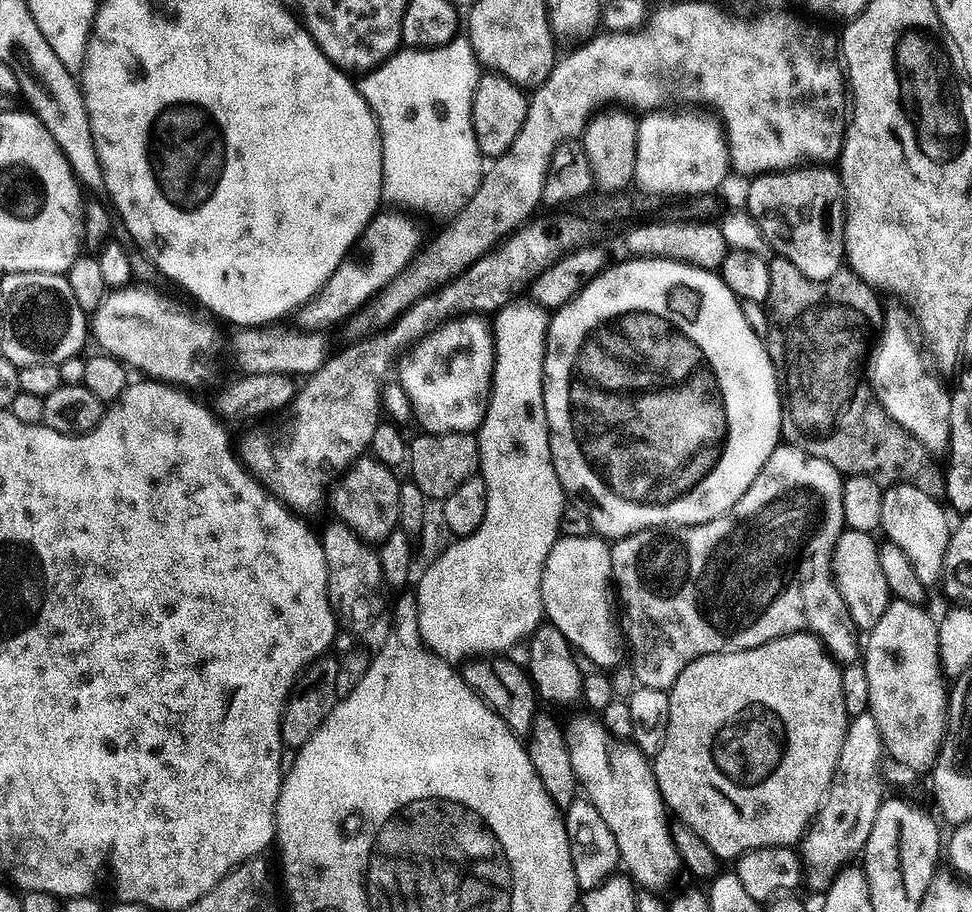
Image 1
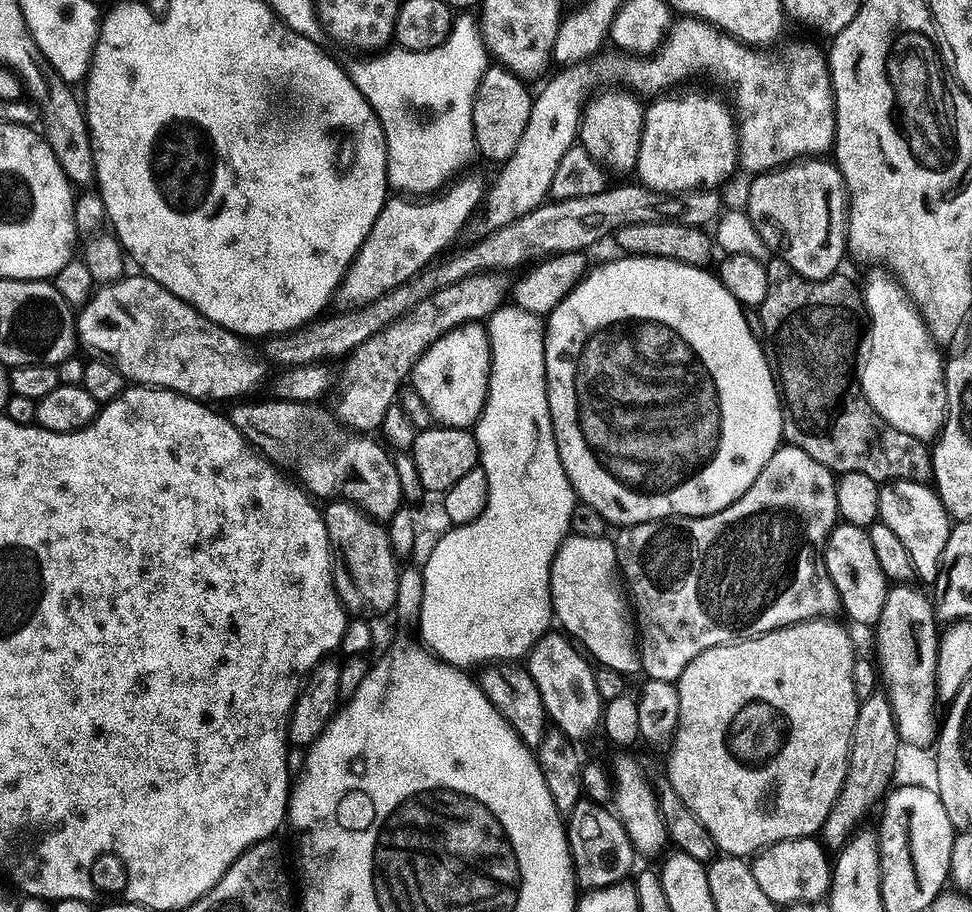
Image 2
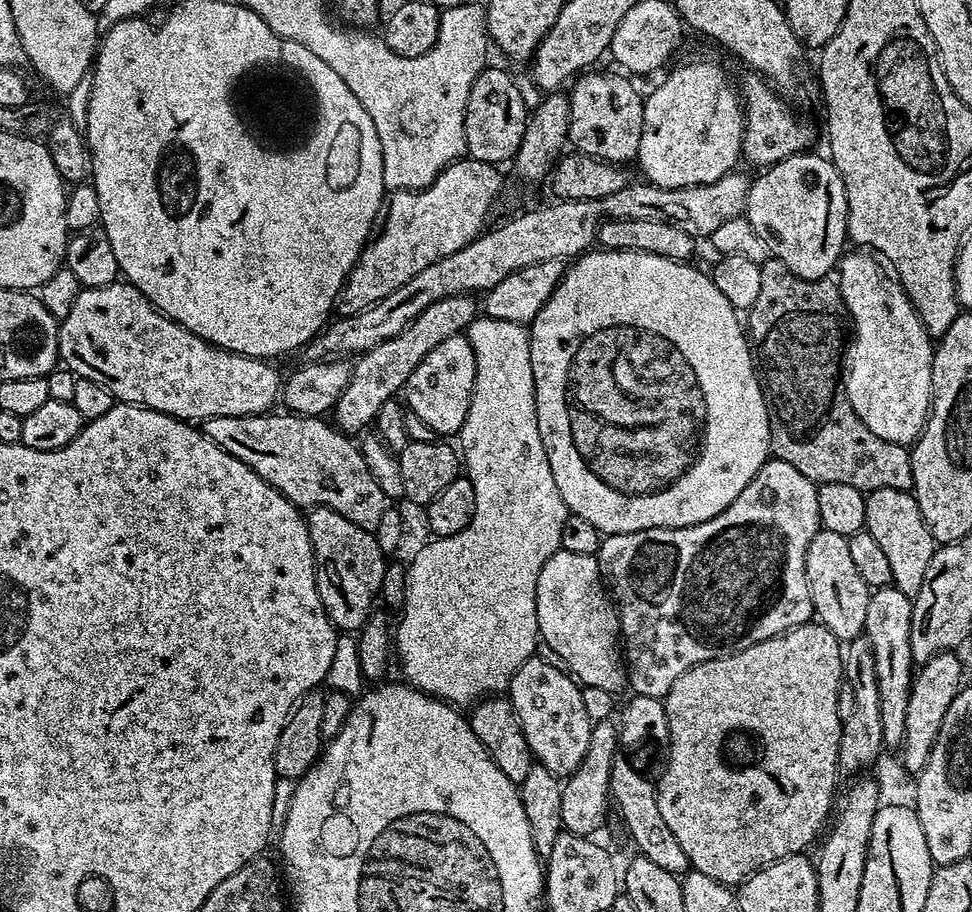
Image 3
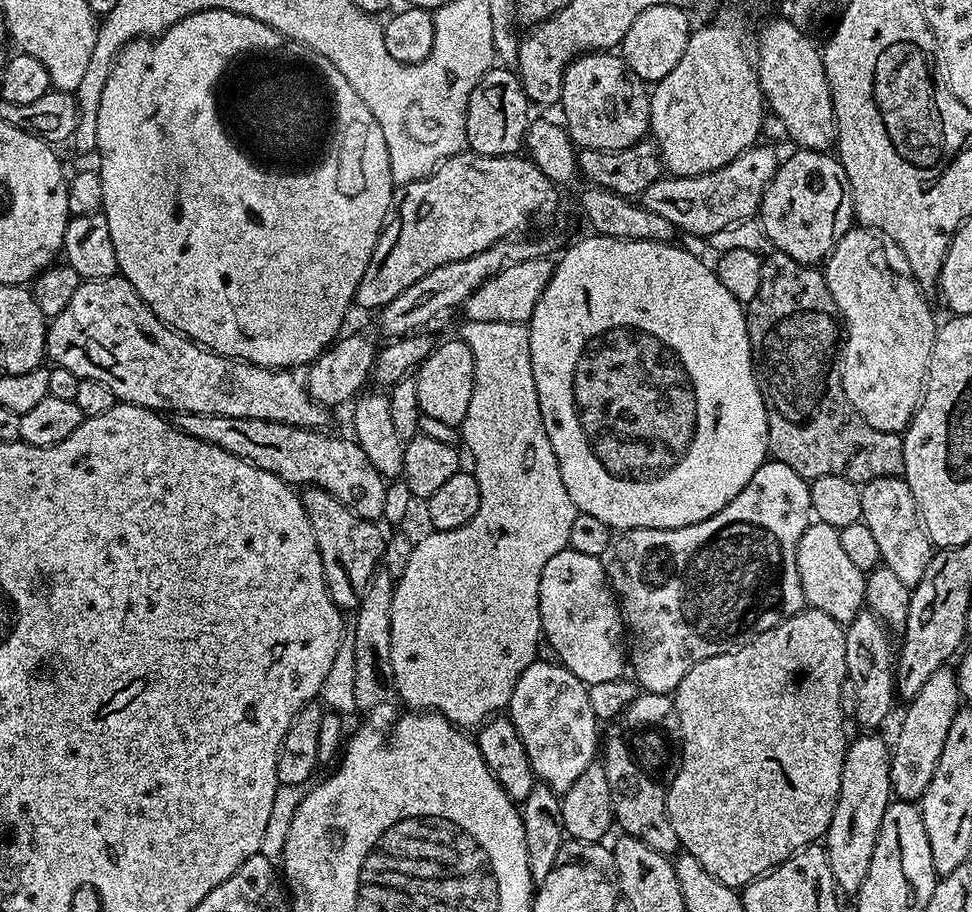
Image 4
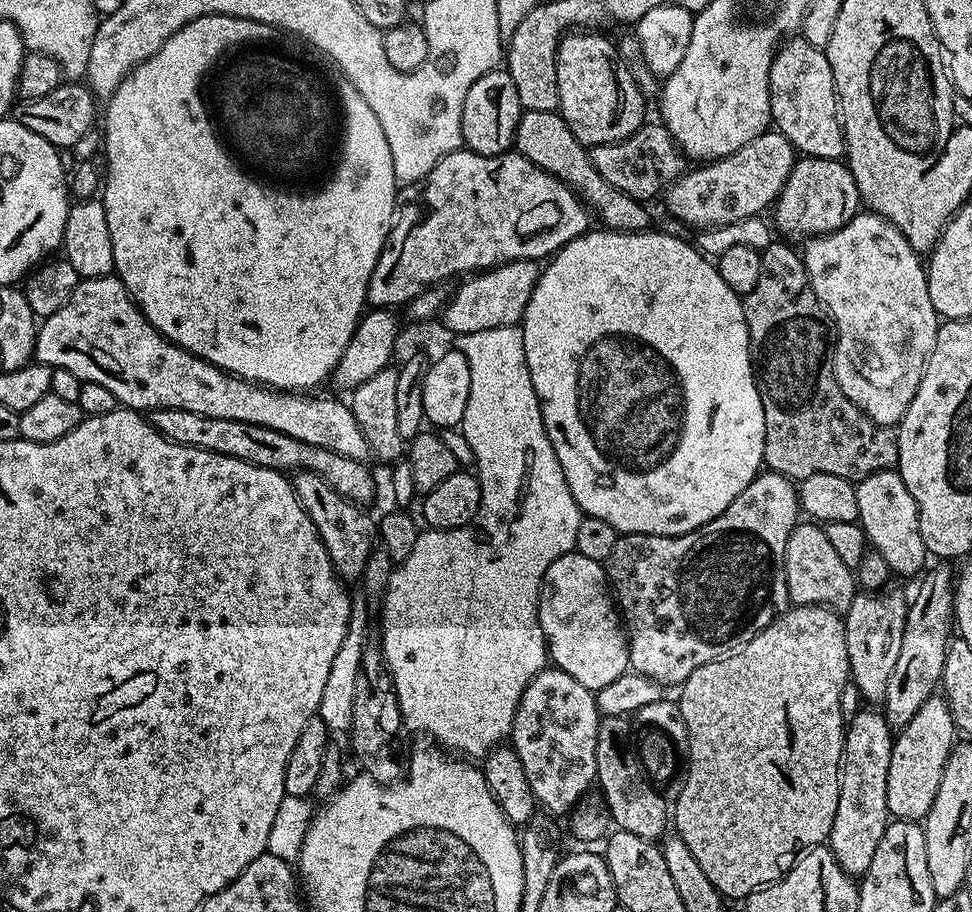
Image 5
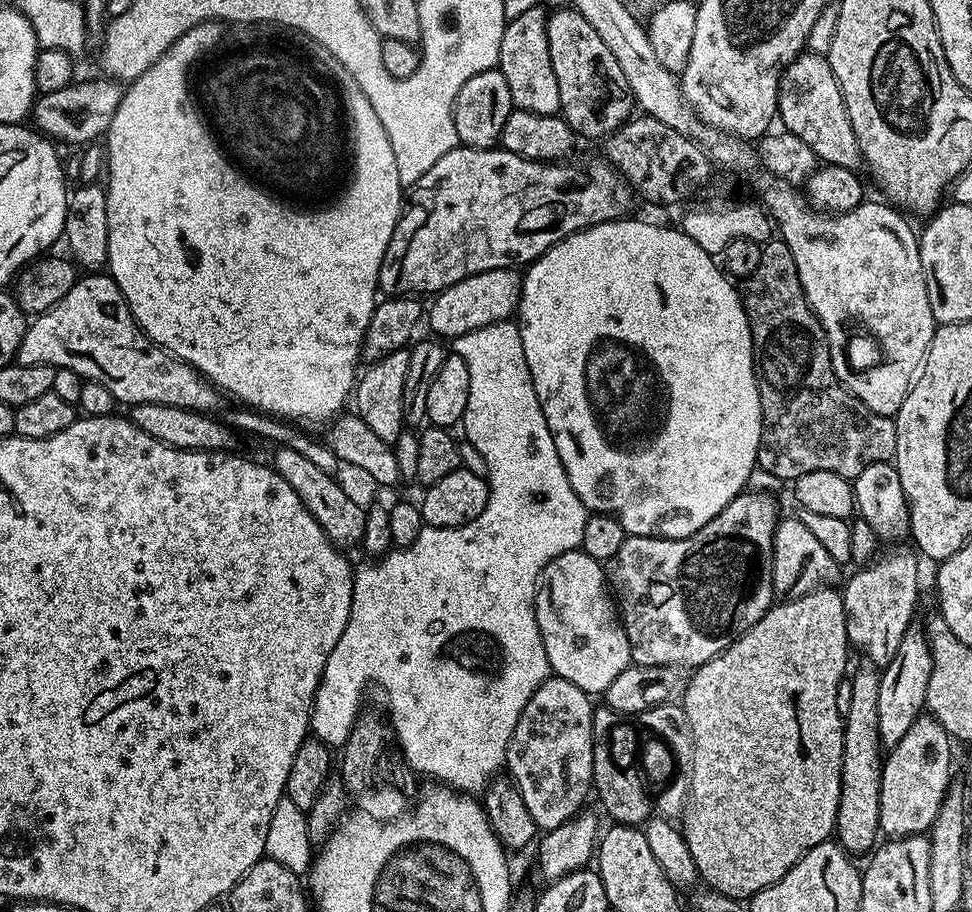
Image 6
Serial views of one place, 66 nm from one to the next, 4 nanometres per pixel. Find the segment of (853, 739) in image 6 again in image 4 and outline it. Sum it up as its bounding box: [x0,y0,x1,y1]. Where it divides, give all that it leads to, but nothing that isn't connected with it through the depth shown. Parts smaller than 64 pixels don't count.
[826,734,892,893]

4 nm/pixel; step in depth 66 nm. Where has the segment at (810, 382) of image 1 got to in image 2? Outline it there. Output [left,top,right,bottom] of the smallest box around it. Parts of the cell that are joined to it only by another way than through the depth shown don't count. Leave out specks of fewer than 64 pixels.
[758,258,932,482]

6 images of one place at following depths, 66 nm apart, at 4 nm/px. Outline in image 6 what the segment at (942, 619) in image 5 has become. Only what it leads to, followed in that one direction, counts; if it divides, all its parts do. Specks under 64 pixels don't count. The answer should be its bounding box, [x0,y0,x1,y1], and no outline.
[878,630,932,750]

